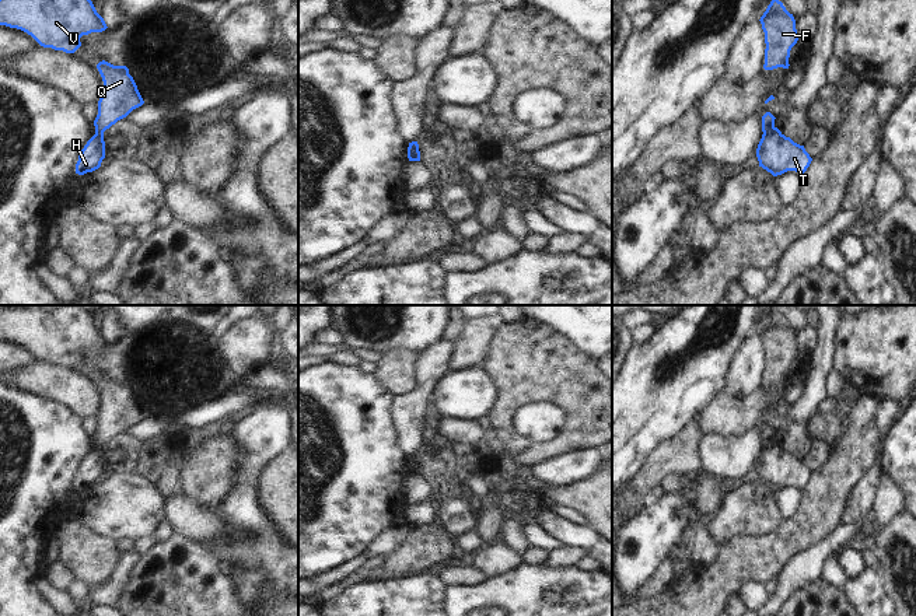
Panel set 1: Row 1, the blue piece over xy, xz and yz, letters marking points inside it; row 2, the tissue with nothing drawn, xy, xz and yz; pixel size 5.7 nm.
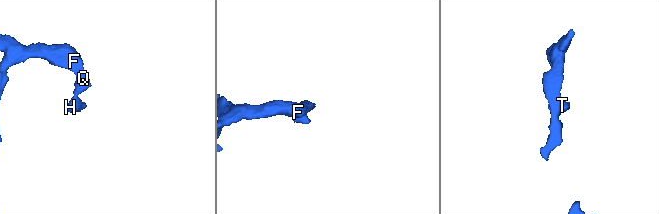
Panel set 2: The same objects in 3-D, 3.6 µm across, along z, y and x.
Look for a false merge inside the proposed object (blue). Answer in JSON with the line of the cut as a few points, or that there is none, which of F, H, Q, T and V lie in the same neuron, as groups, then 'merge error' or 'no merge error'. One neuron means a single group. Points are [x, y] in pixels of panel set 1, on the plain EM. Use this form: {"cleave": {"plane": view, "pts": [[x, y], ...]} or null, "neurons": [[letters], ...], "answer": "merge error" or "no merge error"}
{"cleave": {"plane": "yz", "pts": [[773, 440], [764, 447]]}, "neurons": [["F", "Q", "V"], ["H", "T"]], "answer": "merge error"}

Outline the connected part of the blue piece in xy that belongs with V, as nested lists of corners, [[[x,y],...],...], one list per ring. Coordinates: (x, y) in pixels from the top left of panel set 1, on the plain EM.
[[[1,305],[0,339],[21,343],[41,360],[66,367],[74,367],[81,360],[83,349],[108,342],[84,305]]]

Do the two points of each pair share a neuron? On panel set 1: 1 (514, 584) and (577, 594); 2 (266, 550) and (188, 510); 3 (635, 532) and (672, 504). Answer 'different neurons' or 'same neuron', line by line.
1: same neuron
2: different neurons
3: same neuron

